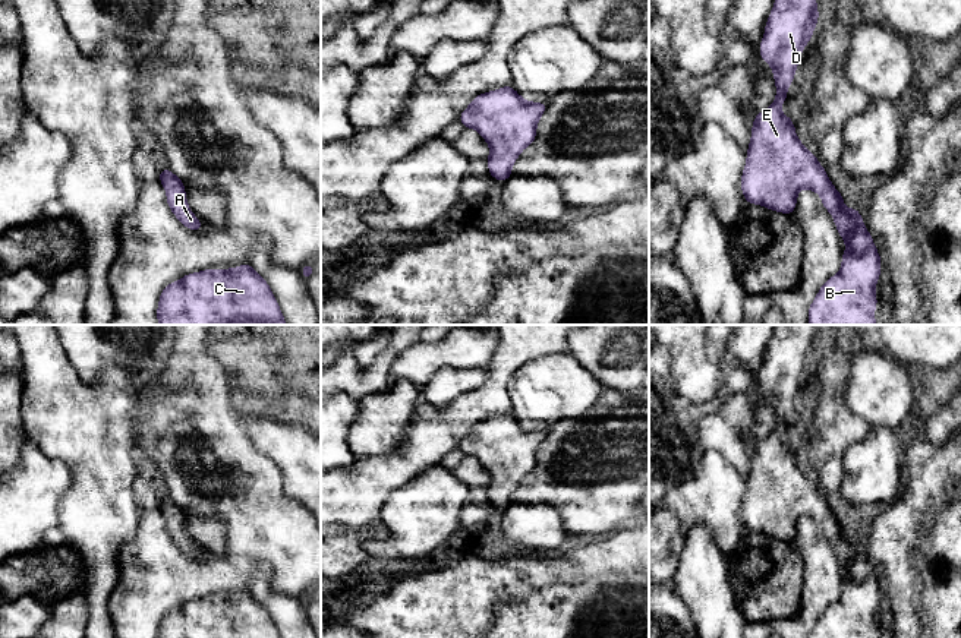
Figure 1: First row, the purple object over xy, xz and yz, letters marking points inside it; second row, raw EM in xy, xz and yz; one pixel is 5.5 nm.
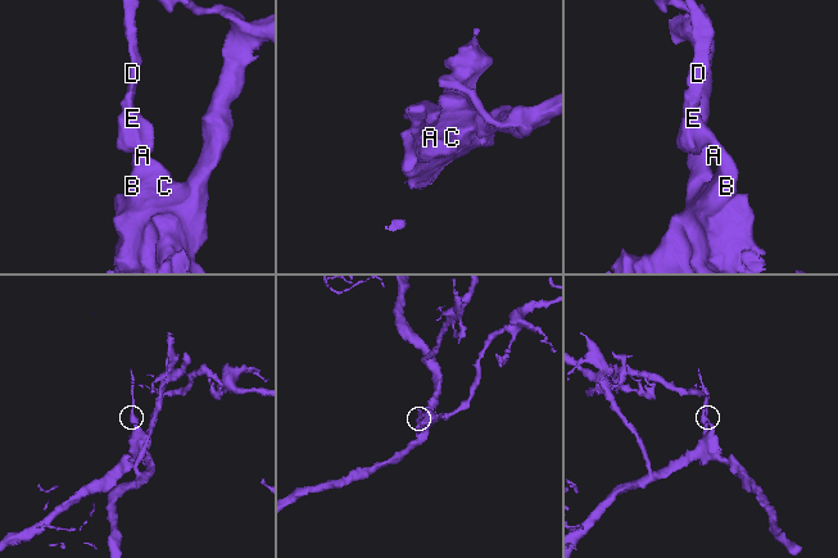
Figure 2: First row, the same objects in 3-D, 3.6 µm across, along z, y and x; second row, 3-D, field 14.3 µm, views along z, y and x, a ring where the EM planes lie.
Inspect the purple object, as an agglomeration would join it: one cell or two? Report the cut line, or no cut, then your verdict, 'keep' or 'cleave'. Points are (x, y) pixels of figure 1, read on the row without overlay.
no cut | keep

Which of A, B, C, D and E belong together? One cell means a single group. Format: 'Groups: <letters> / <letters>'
Groups: A B C D E

